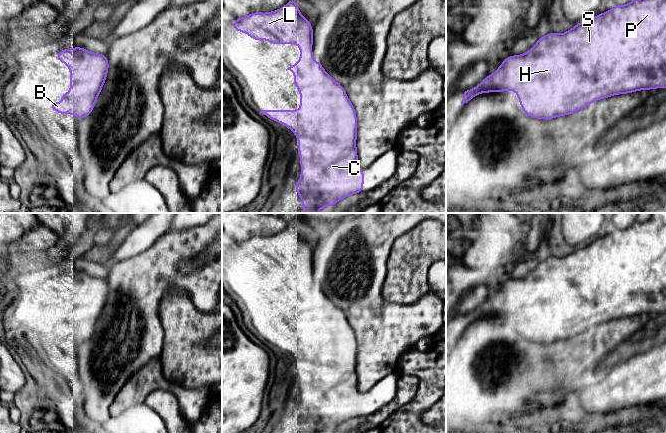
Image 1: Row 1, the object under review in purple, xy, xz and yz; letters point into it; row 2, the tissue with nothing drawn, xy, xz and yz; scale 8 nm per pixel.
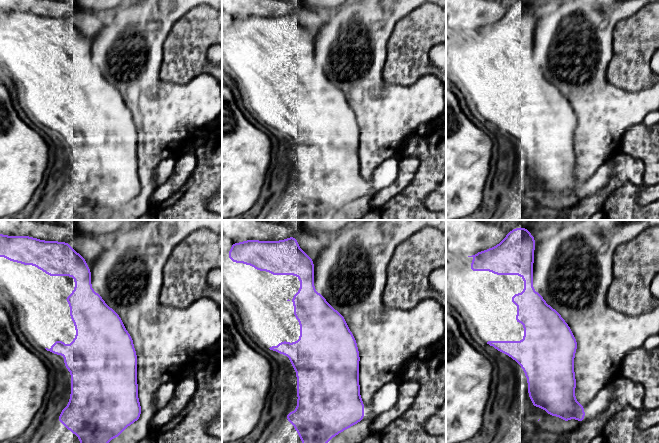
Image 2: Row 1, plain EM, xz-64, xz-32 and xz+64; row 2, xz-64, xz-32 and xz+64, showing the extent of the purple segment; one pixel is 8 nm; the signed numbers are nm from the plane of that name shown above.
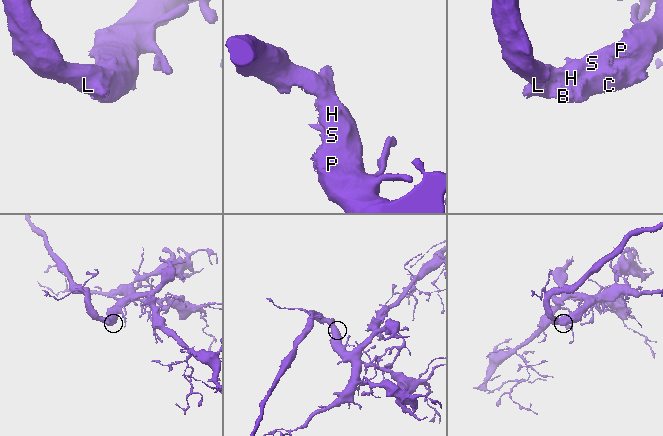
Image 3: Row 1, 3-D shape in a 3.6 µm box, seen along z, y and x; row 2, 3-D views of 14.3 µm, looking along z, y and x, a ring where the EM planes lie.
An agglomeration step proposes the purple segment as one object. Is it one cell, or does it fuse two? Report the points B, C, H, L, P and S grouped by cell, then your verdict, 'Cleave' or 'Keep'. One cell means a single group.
Groups: B C H L P S. Keep

